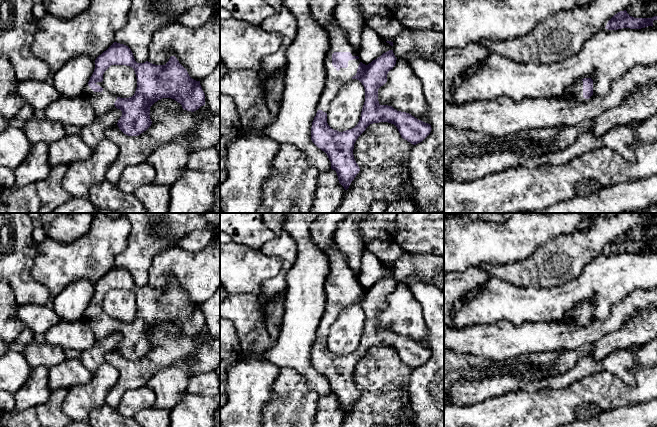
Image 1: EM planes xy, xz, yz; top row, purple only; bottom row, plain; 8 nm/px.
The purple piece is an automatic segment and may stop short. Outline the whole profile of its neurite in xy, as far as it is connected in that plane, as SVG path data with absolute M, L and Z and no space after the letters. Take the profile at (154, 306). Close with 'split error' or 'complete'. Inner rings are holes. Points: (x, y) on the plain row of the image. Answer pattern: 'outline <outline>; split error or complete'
outline M114 266L96 282L94 296L84 312L82 320L92 330L95 341L100 341L115 332L120 333L122 340L118 344L117 349L128 360L138 360L151 350L150 331L162 322L174 323L182 329L184 334L191 336L205 329L205 318L200 305L192 303L175 280L171 280L165 289L155 289L148 285L137 287L131 273L117 266ZM111 289L126 289L134 293L137 302L137 312L132 321L120 322L104 312L102 308L103 298Z; split error

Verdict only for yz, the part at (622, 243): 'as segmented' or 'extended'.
as segmented

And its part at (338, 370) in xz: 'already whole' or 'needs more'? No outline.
needs more

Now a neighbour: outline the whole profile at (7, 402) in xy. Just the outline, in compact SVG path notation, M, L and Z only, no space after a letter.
M0 391L0 410L2 412L12 411L15 406L13 394L7 391Z

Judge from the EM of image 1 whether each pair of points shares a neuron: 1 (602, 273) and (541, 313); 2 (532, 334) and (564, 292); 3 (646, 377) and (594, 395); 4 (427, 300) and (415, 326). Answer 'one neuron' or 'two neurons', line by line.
1: one neuron
2: two neurons
3: one neuron
4: two neurons

